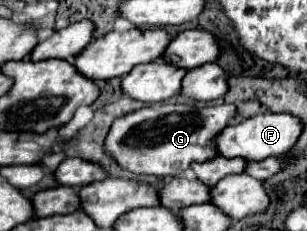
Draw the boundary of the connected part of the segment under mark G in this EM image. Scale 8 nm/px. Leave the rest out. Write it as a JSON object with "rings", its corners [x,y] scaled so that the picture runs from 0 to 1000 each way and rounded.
{"rings":[[[495,450],[391,502],[365,528],[339,606],[339,658],[378,693],[384,719],[430,753],[476,762],[580,762],[619,727],[625,701],[671,701],[704,675],[691,597],[749,537],[769,502],[762,459],[658,459],[658,450]]]}

